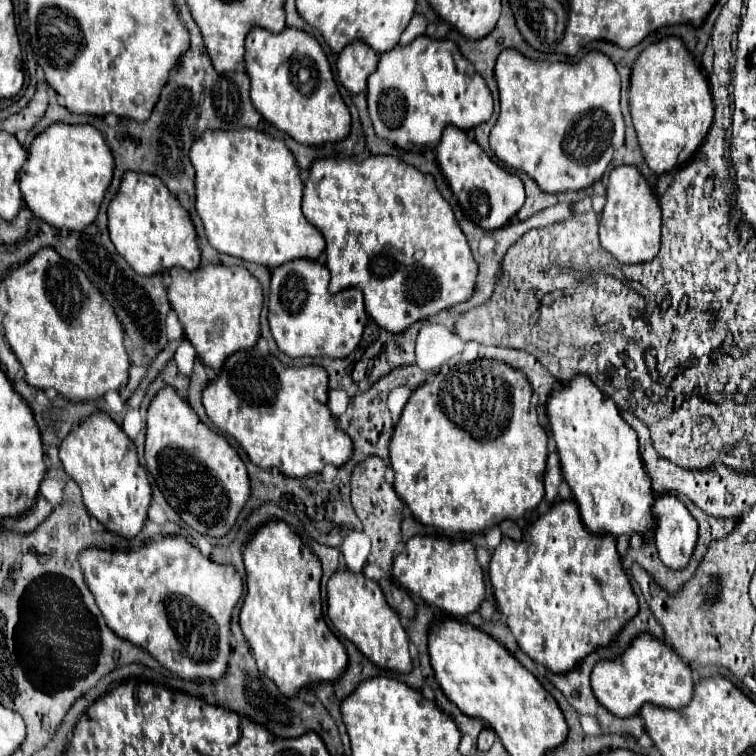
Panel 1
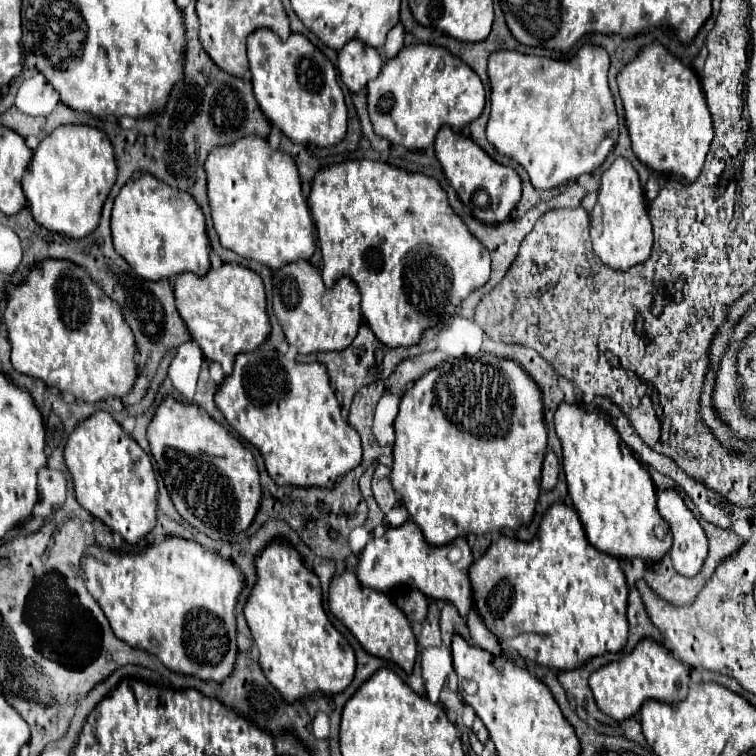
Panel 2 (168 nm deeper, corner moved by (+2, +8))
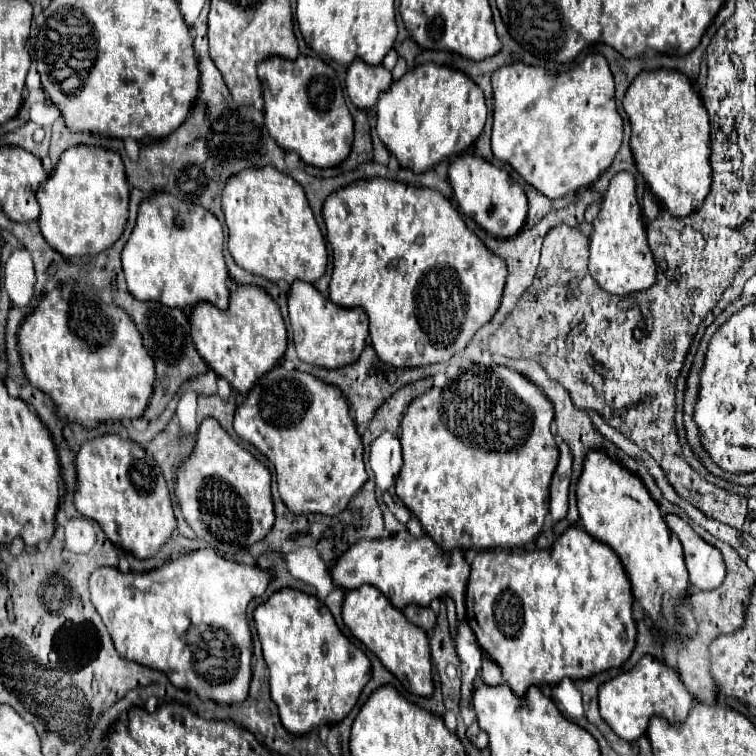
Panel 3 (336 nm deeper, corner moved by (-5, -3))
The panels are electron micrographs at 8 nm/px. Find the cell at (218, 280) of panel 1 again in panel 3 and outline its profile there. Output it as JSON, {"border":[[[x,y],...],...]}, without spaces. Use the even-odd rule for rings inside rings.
{"border":[[[239,285],[233,289],[225,311],[211,303],[197,303],[191,309],[191,339],[207,365],[241,393],[247,393],[265,371],[271,371],[287,349],[281,311],[271,295],[257,285]]]}

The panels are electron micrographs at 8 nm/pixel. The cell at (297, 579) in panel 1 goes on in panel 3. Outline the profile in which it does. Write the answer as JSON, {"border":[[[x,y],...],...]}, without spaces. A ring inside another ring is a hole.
{"border":[[[283,587],[277,593],[273,593],[265,603],[257,605],[257,609],[253,611],[253,621],[269,669],[271,699],[279,707],[279,715],[285,729],[291,729],[293,735],[303,735],[311,729],[319,729],[321,723],[345,719],[345,715],[357,703],[361,689],[369,681],[371,663],[361,649],[357,649],[343,633],[339,633],[339,627],[327,605],[315,595]]]}

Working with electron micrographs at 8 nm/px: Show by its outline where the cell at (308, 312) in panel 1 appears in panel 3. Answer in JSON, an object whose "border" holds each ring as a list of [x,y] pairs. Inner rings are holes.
{"border":[[[299,279],[293,281],[289,291],[289,319],[299,359],[319,367],[345,367],[349,363],[355,363],[369,335],[365,311],[325,305],[325,297],[315,285]]]}

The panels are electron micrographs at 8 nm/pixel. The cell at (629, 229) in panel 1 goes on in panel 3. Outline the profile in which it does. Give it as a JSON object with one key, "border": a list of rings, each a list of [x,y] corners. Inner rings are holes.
{"border":[[[621,171],[611,179],[601,203],[601,211],[593,221],[589,267],[597,267],[593,277],[607,293],[613,295],[645,291],[657,283],[657,265],[647,243],[645,221],[637,203],[637,185],[633,175],[627,171]]]}

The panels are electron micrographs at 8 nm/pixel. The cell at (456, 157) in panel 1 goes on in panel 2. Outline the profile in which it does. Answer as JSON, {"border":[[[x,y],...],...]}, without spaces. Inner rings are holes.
{"border":[[[442,128],[436,138],[436,156],[442,164],[446,178],[456,190],[462,204],[474,214],[478,220],[486,224],[498,224],[510,216],[520,200],[520,178],[514,168],[494,162],[476,142],[466,136],[452,132],[450,128]]]}

